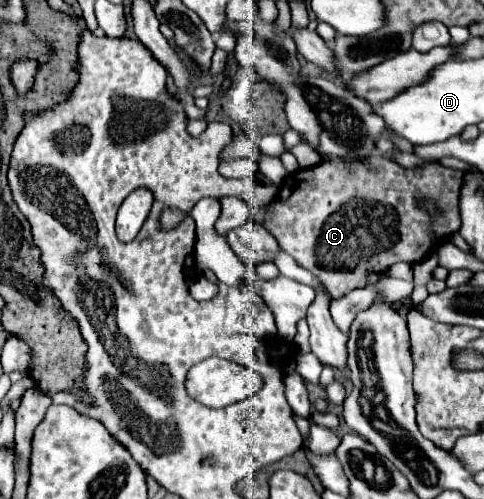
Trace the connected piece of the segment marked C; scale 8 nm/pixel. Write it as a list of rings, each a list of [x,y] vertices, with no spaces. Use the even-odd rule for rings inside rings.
[[[384,155],[372,157],[332,157],[316,167],[298,169],[288,179],[284,179],[280,193],[270,205],[270,215],[262,217],[260,209],[254,207],[250,219],[264,225],[280,243],[280,247],[296,259],[296,263],[310,273],[314,273],[332,299],[346,295],[352,289],[364,287],[370,273],[384,271],[392,263],[408,261],[418,263],[434,247],[434,235],[448,239],[460,229],[458,195],[460,195],[462,171],[442,167],[436,161],[424,163],[420,167],[400,167]],[[416,197],[432,197],[432,201],[444,211],[438,219],[430,219],[424,211],[416,207]]]

